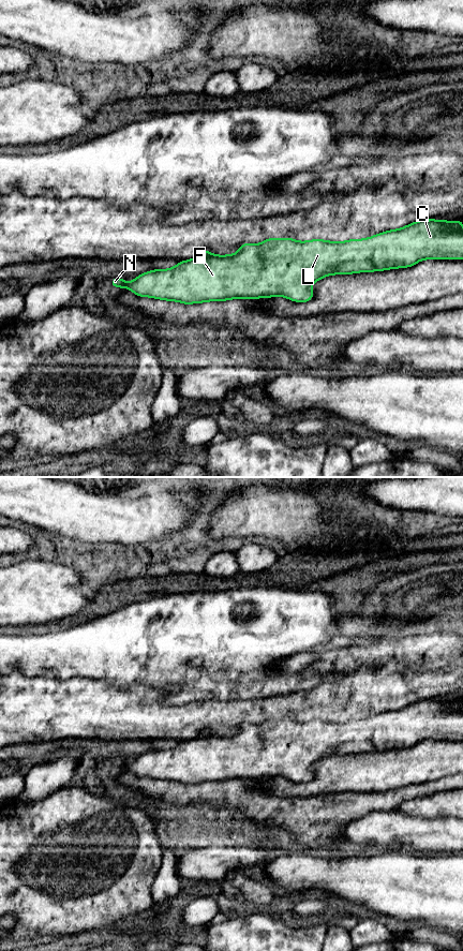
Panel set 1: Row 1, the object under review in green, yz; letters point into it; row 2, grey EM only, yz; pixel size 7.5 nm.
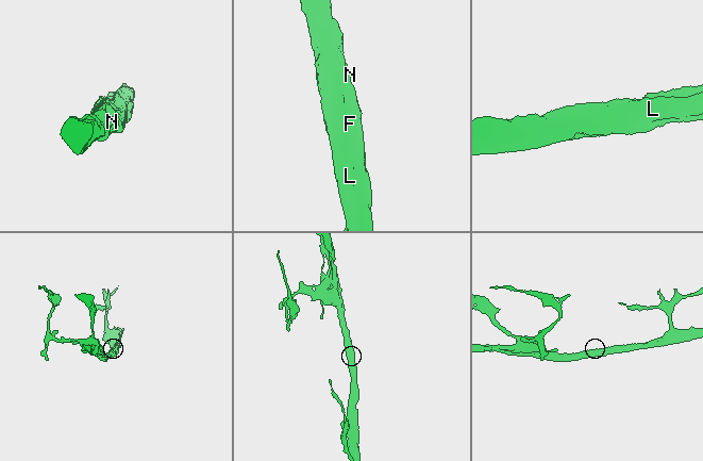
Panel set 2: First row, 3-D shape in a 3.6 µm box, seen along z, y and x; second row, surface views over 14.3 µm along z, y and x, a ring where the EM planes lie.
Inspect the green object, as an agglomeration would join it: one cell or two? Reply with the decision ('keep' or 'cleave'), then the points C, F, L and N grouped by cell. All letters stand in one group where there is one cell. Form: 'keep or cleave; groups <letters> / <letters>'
keep; groups C F L N

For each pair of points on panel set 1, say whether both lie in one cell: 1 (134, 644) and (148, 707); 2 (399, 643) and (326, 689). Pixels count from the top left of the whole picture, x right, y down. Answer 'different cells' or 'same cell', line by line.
1: different cells
2: same cell

